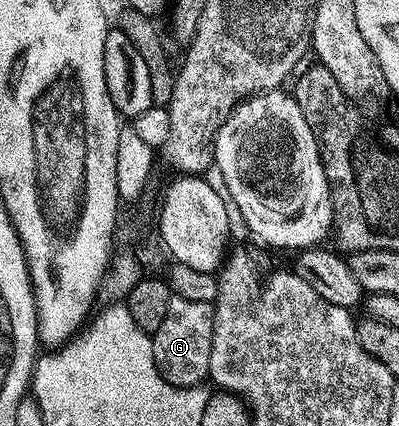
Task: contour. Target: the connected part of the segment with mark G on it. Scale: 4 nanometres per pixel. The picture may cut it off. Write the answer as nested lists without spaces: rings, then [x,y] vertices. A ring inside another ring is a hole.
[[[174,295],[168,305],[168,314],[160,329],[152,332],[154,341],[154,364],[169,383],[177,387],[196,387],[210,374],[212,357],[212,325],[214,308],[204,301],[184,301]]]

